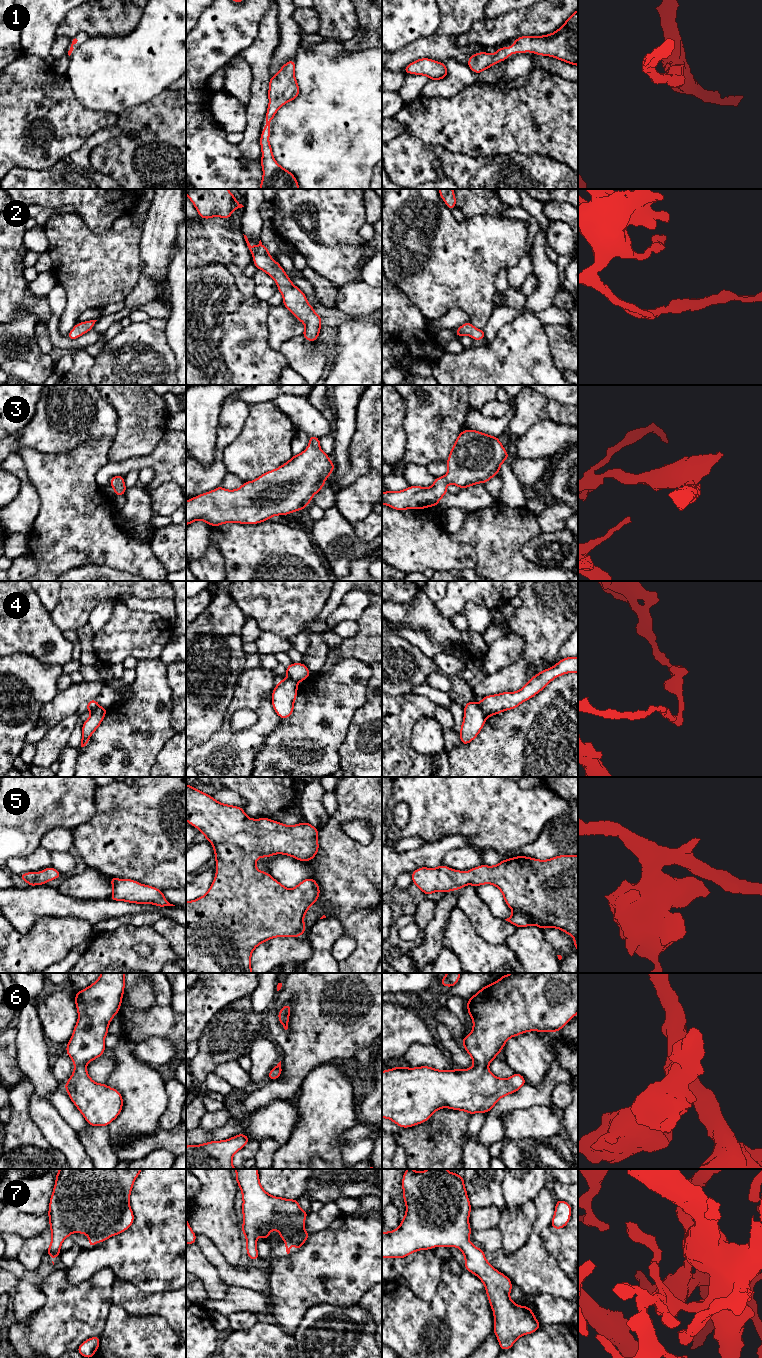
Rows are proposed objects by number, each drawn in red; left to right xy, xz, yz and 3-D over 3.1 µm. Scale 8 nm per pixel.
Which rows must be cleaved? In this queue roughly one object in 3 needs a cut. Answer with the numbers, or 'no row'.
4

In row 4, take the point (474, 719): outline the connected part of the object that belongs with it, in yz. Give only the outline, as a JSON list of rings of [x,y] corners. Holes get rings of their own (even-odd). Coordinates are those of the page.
[[[474,701],[466,703],[464,718],[459,732],[461,743],[467,745],[474,740],[483,728],[486,719],[486,715],[477,703]]]

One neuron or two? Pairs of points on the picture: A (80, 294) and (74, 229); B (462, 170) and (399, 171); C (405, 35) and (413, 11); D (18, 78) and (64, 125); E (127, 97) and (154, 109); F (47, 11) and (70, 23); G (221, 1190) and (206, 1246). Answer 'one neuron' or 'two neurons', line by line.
A: one neuron
B: one neuron
C: one neuron
D: one neuron
E: two neurons
F: two neurons
G: two neurons

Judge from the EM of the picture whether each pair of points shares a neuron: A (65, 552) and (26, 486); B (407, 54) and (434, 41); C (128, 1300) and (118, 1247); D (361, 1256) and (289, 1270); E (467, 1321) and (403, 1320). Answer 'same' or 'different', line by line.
A: different
B: same
C: different
D: same
E: same

